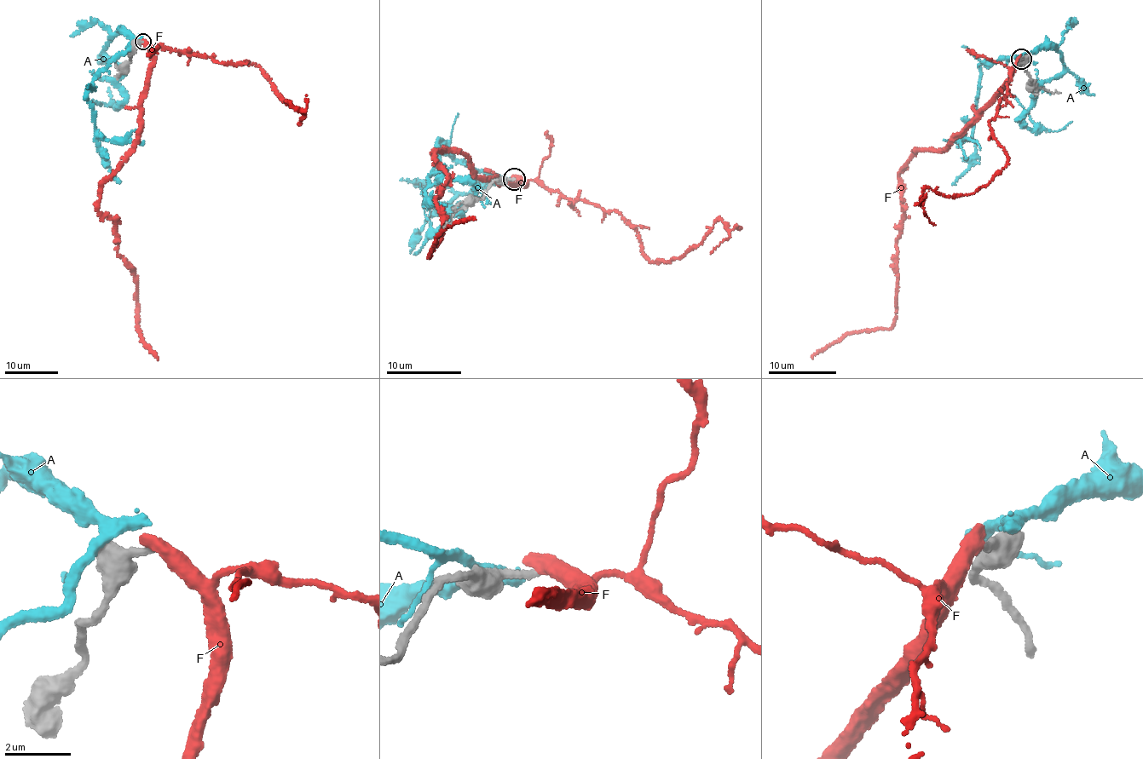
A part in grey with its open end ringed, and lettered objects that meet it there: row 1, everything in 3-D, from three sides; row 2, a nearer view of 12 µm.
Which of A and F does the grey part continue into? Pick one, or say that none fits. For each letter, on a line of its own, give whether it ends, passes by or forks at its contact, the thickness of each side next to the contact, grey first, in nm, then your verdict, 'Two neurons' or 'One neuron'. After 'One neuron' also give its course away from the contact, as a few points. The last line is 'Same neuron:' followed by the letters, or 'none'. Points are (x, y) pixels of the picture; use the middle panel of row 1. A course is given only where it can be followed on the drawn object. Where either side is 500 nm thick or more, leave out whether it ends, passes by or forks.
A: It forks there. Thickness 480 nm (grey) against 320 nm. Two neurons
F: It ends there. Thickness 240 nm (grey) against 480 nm. Two neurons
Same neuron: none

